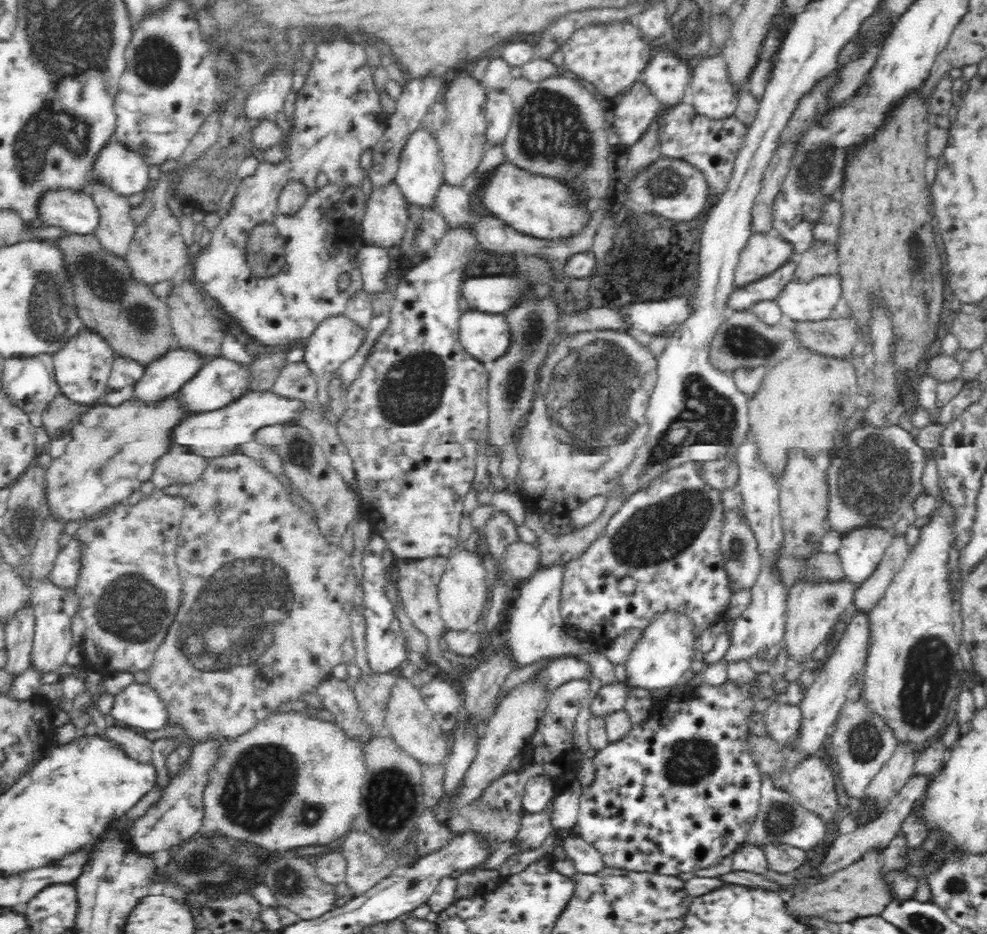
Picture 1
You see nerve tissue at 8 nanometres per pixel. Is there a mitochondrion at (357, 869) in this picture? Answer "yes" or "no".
no

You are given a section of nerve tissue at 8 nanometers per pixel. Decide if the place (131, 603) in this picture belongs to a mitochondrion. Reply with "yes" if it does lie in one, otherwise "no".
yes

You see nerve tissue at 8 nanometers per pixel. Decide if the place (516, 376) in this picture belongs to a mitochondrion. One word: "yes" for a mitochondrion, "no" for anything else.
yes

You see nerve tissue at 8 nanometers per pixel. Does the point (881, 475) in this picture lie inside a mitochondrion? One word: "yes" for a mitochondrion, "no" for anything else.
yes

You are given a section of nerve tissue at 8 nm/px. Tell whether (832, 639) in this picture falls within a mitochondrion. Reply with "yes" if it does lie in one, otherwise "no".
no

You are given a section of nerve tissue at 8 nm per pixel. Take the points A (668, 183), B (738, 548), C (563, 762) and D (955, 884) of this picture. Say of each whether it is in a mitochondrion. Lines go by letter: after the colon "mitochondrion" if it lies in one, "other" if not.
A: mitochondrion
B: mitochondrion
C: other
D: mitochondrion

